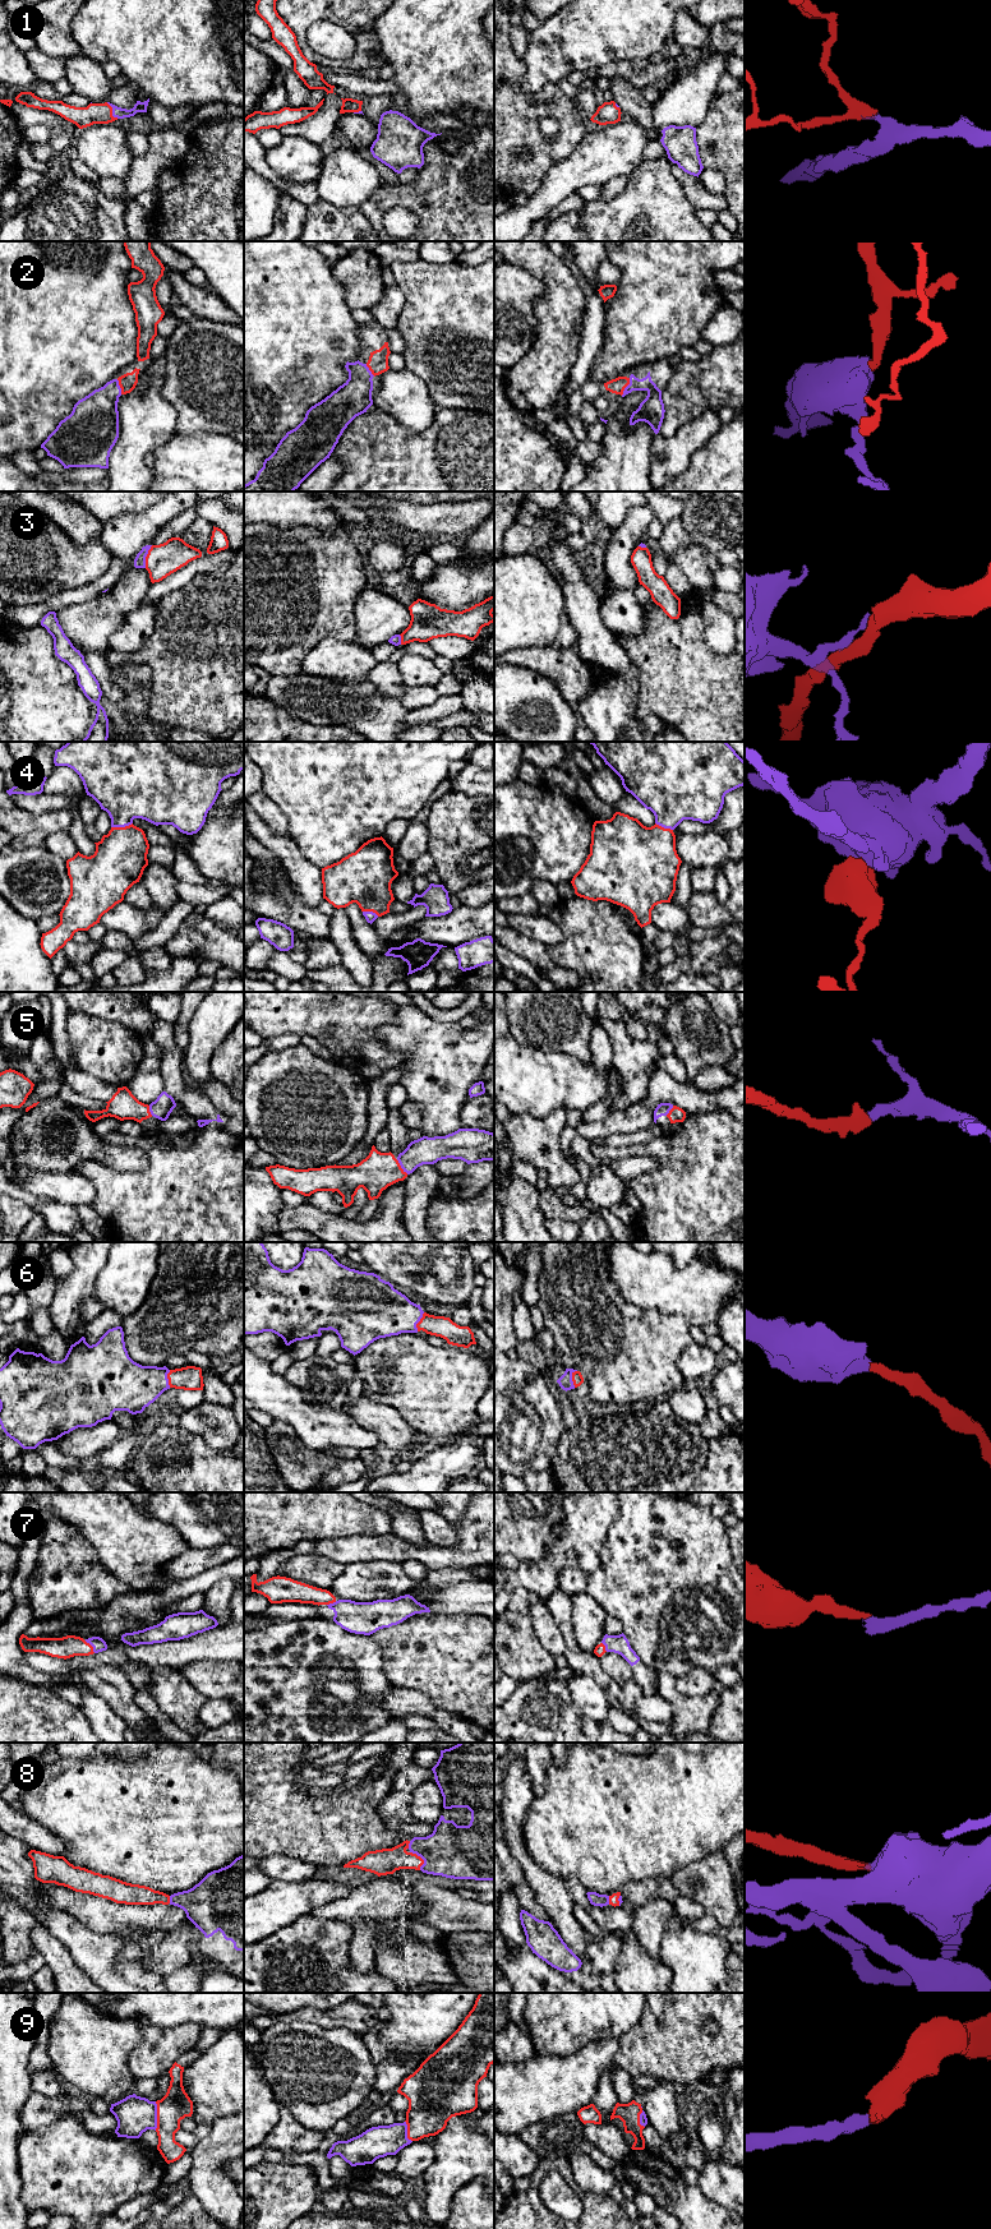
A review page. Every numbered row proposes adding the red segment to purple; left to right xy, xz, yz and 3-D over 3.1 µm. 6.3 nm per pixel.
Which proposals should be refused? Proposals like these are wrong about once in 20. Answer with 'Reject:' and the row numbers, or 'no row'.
Reject: 3

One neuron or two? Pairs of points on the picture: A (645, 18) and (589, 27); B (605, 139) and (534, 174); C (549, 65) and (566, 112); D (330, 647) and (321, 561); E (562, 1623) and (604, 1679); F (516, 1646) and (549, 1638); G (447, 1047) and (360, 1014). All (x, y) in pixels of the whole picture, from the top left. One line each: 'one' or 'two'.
A: one
B: two
C: two
D: two
E: one
F: two
G: two

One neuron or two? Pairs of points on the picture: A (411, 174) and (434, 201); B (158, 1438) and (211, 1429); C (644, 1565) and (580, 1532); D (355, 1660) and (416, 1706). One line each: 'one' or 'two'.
A: two
B: two
C: two
D: two

